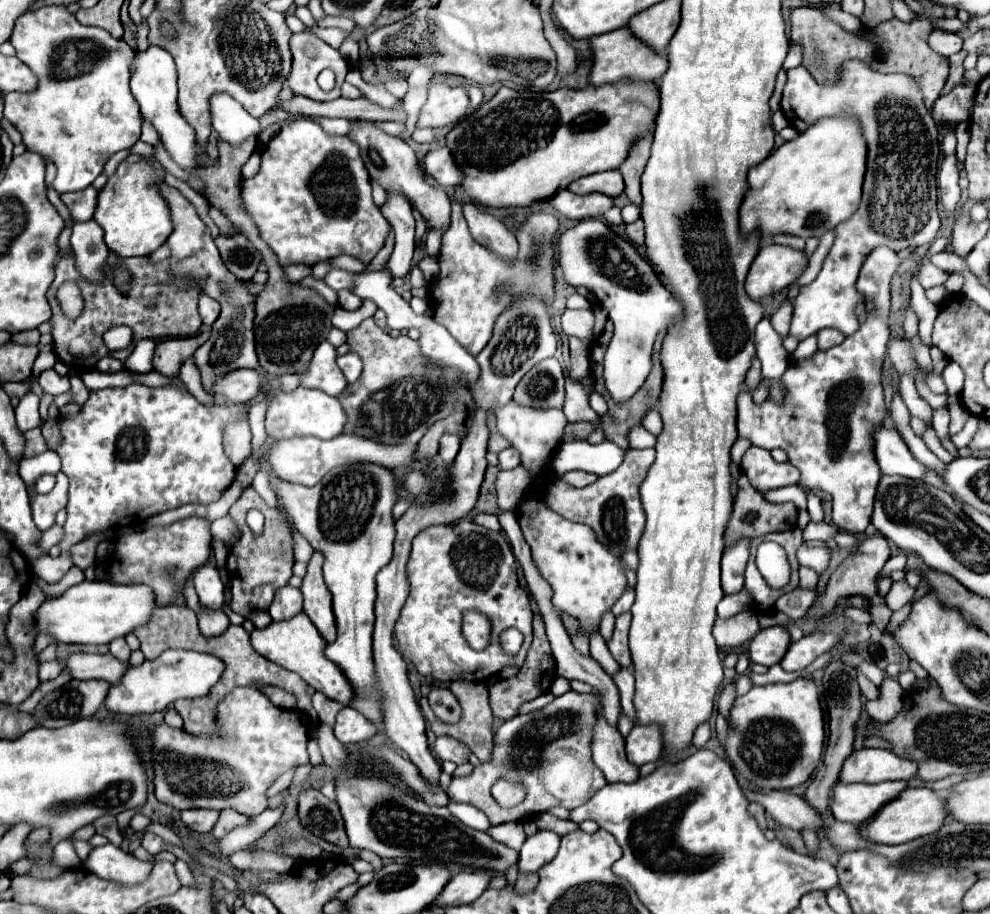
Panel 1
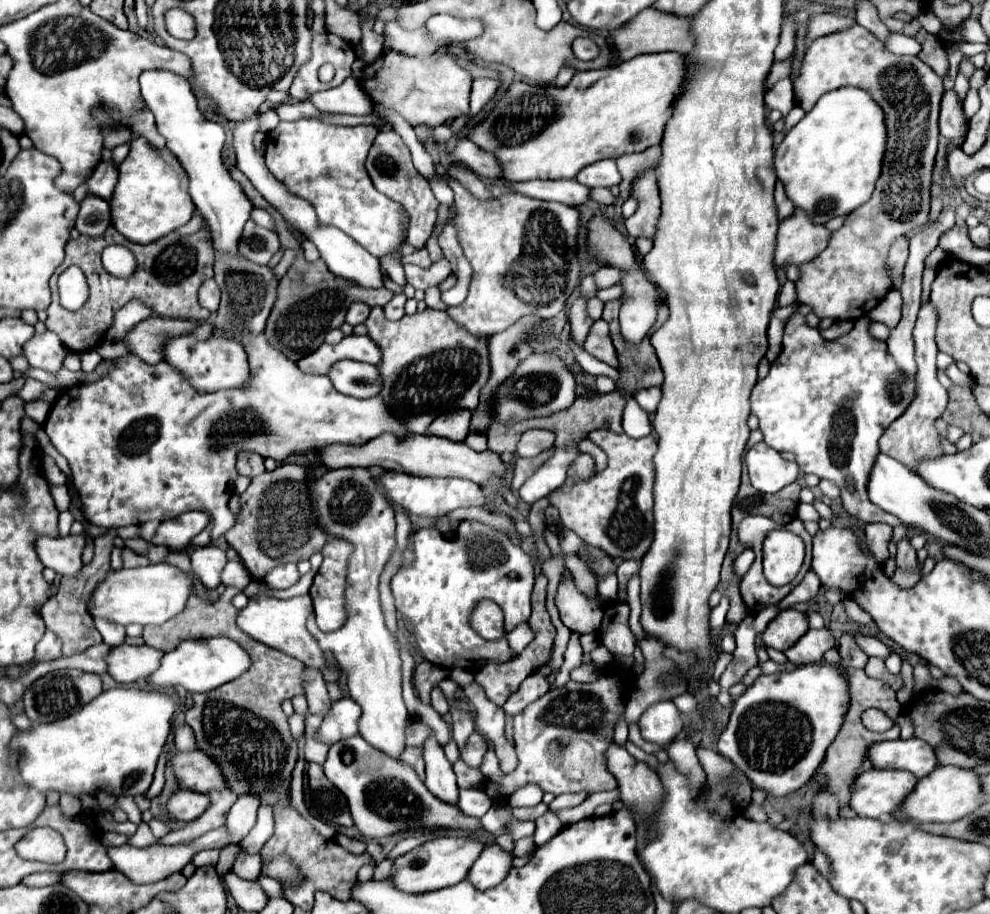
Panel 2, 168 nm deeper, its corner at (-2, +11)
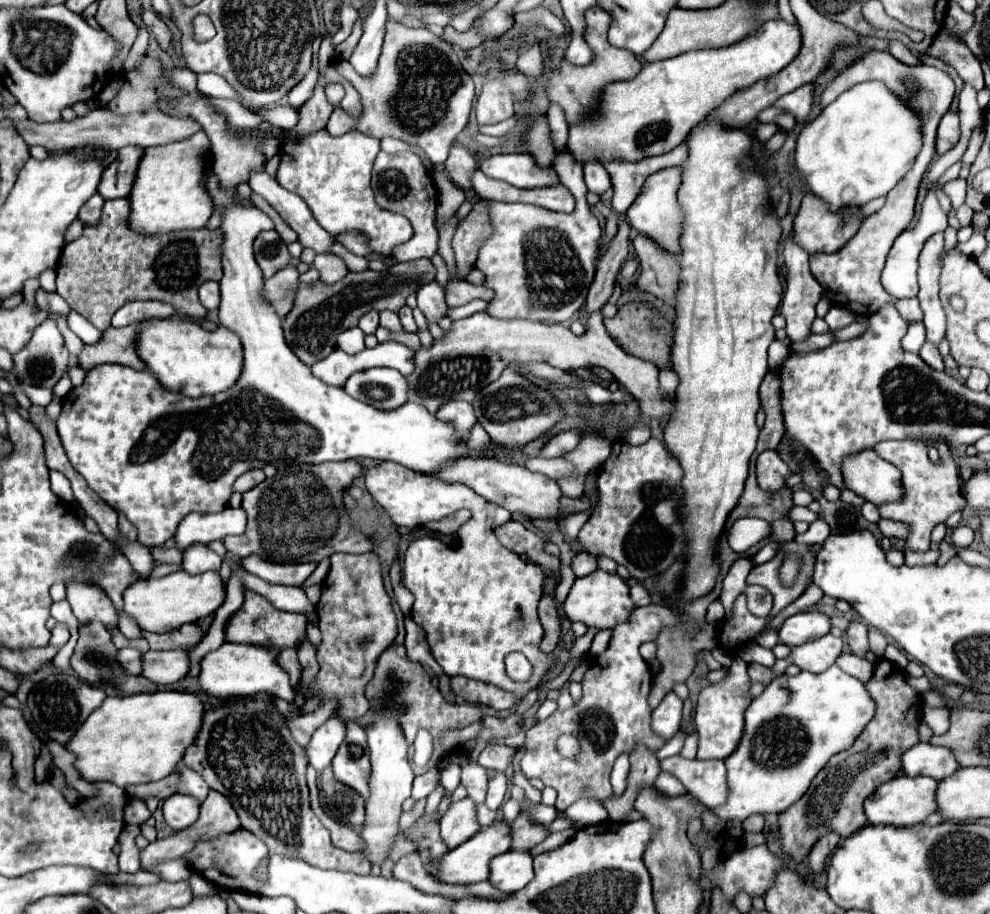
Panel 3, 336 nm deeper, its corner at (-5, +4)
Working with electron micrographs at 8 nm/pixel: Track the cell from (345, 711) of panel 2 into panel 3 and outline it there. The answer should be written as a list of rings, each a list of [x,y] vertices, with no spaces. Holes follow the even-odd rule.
[[[330,717],[324,725],[320,725],[306,747],[308,765],[312,765],[318,773],[326,769],[332,763],[340,743],[344,741],[344,735],[346,725],[338,717]]]

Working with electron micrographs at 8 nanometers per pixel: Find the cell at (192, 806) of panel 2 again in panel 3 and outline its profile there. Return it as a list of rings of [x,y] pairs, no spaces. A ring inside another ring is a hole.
[[[182,793],[168,797],[162,805],[164,819],[174,831],[182,831],[182,829],[190,827],[190,823],[194,823],[194,819],[198,819],[198,809],[200,809],[200,803],[194,797],[182,795]]]

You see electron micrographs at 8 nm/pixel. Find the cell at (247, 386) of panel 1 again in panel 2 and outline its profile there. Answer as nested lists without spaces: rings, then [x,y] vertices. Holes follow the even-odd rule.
[[[193,334],[173,338],[165,344],[165,362],[181,370],[193,388],[201,392],[215,392],[227,388],[241,388],[249,380],[251,370],[243,346],[231,338],[209,338],[195,340]]]

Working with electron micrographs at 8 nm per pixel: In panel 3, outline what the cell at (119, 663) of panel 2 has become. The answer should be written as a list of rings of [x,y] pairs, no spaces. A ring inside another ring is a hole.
[[[184,649],[174,651],[148,651],[144,655],[142,675],[158,685],[176,683],[190,671],[190,653]]]

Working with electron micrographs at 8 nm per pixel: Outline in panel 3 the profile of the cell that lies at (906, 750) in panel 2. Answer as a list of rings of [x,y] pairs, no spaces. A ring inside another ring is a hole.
[[[918,743],[902,755],[902,773],[910,777],[928,775],[938,781],[950,777],[960,765],[954,753],[946,747],[936,747],[932,743]]]

